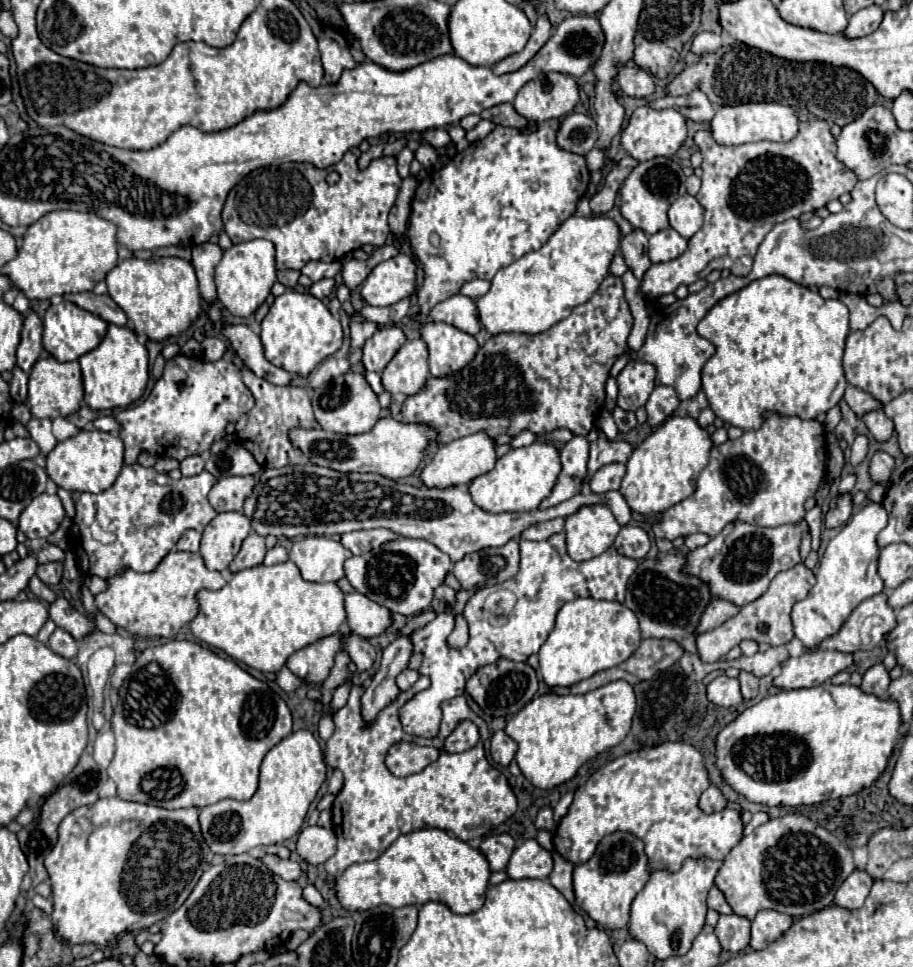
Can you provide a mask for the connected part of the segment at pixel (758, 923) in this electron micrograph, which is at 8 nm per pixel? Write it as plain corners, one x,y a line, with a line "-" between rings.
760,911
752,921
752,949
764,949
772,941
776,941
788,927
792,925
792,917
778,911

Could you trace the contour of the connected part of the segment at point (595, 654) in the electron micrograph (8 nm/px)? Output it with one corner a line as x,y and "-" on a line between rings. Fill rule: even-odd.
576,599
566,605
556,615
556,625
548,635
546,643
540,647
540,671
548,687
570,687
580,683
598,671
612,669
626,659
630,659
640,647
640,625
636,615
628,611
618,601
596,601
596,599

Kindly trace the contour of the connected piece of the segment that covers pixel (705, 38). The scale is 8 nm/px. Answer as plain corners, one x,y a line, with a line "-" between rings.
698,33
694,37
694,41
692,41
692,51
698,53
698,55
704,55
704,53
716,51
720,45
722,45
720,35
714,35
714,33

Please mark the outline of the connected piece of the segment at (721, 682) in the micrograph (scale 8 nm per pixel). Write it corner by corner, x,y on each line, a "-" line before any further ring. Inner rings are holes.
720,675
708,685
708,699
720,707
736,707
742,701
740,681

